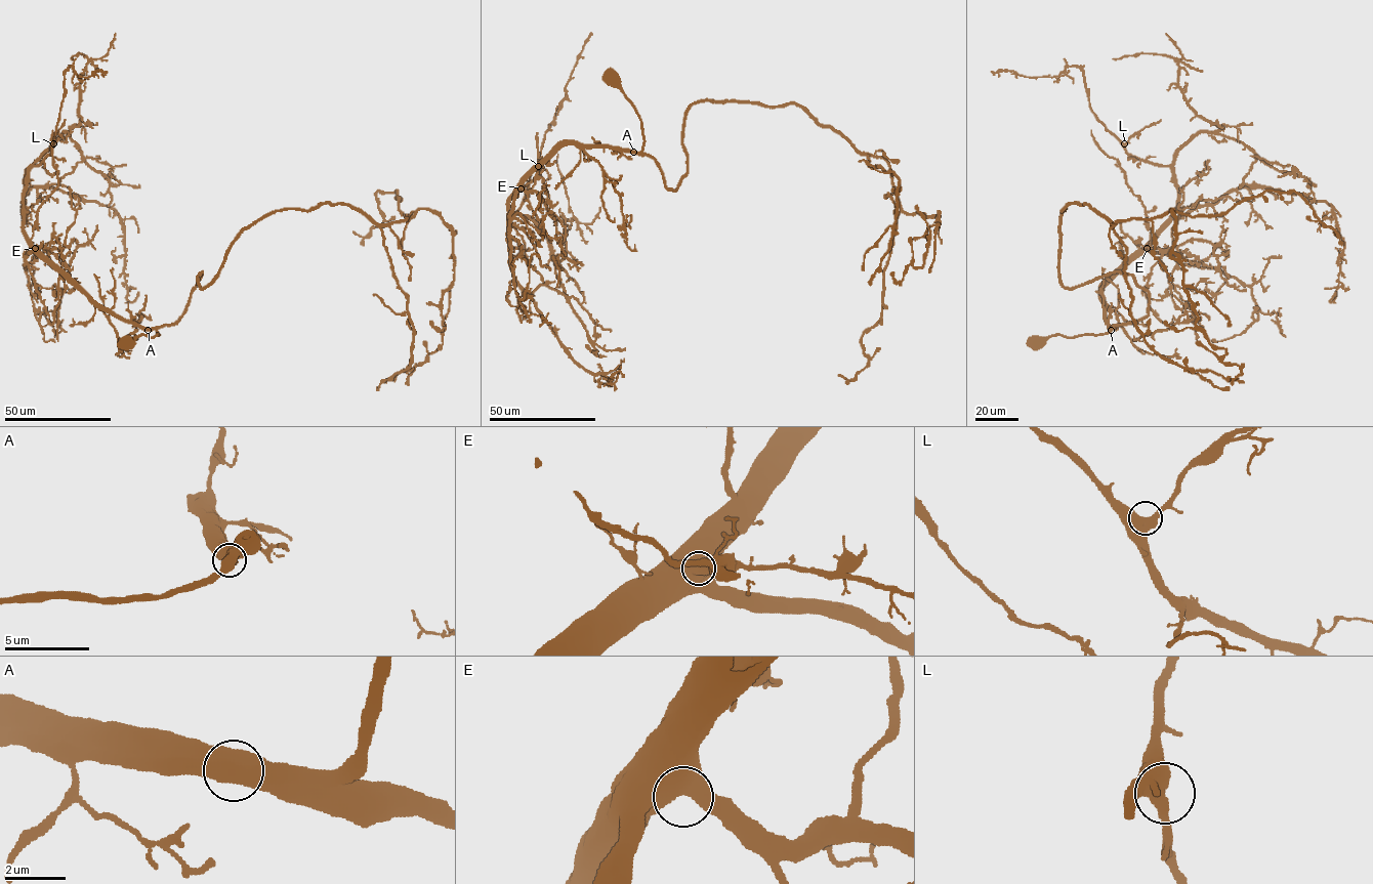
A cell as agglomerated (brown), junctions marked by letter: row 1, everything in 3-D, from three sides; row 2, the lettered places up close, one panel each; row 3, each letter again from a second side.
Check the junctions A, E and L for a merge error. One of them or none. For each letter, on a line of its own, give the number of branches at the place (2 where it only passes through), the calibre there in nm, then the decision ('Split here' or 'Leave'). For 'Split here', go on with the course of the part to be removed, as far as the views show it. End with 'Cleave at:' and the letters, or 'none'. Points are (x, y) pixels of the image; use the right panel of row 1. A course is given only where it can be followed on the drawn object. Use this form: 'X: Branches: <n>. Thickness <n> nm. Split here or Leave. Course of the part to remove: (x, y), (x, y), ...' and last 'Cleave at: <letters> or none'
A: Branches: 2. Thickness 700 nm. Leave
E: Branches: 2. Thickness 650 nm. Leave
L: Branches: 2. Thickness 650 nm. Leave
Cleave at: none

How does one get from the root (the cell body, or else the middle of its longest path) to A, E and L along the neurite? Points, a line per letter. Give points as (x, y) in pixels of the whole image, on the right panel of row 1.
A: (1036, 342), (1056, 334), (1075, 337), (1104, 334), (1111, 330)
E: (1036, 342), (1056, 334), (1075, 337), (1107, 333), (1111, 329), (1106, 323), (1103, 289), (1147, 248)
L: (1036, 342), (1056, 334), (1107, 333), (1103, 289), (1176, 206), (1174, 171), (1132, 157), (1124, 143)

